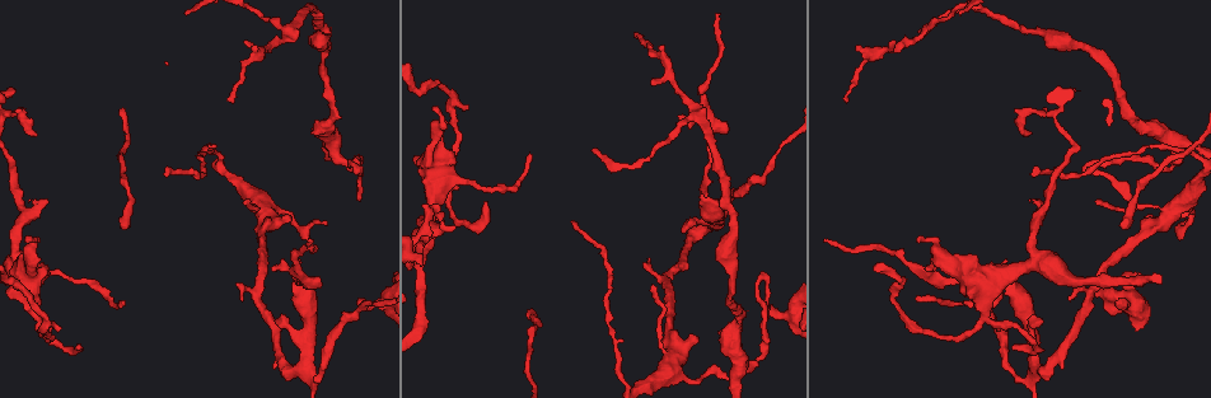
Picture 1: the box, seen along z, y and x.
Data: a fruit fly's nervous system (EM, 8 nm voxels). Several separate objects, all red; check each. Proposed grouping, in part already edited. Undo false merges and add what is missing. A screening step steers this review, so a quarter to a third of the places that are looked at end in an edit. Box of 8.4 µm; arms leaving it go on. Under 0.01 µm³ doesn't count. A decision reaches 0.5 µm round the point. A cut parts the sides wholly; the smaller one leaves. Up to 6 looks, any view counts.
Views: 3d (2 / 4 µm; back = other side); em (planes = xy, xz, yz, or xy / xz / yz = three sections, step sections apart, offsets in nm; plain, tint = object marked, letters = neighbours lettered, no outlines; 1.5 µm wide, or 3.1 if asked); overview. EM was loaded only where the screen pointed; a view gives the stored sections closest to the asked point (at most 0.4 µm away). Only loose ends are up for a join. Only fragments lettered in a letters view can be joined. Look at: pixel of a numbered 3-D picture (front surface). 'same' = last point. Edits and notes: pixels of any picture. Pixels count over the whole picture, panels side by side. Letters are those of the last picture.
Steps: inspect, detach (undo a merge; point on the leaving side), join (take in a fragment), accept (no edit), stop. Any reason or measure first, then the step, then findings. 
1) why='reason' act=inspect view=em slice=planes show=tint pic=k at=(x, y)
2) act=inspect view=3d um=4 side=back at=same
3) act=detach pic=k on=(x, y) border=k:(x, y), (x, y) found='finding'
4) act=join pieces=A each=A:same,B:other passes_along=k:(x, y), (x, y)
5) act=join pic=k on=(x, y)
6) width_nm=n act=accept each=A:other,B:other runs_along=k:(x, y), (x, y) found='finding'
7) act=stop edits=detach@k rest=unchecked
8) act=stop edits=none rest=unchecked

why='sudden change in width' act=inspect view=3d um=2 pic=1 at=(738, 365)

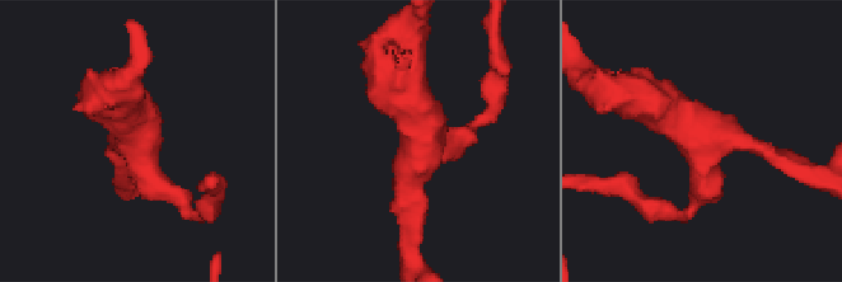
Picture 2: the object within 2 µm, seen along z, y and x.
arms=3 act=inspect view=em slice=planes show=letters pic=2 at=(427, 142)

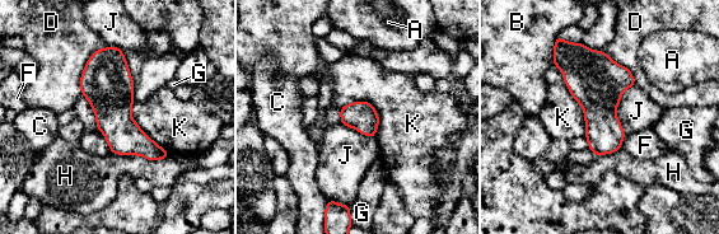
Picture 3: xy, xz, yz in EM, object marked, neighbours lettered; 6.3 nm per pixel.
longest_contact=K:500nm act=accept each=A:other,B:other,C:other,D:other,F:other,G:other,H:other,J:other,K:other border=3:(112, 45), (127, 65), (134, 101) found='continuous, no second neuron'

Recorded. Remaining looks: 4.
why='abrupt turn' act=inspect view=3d um=2 side=back pic=1 at=(300, 228)

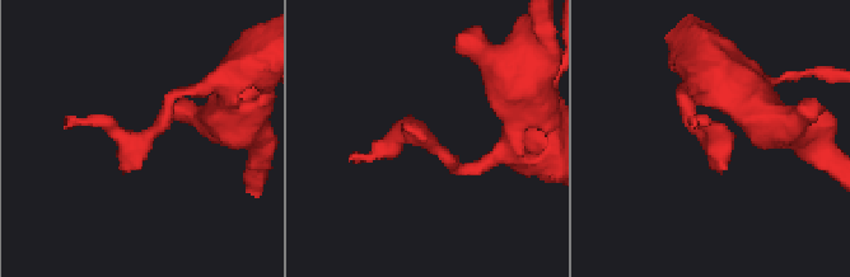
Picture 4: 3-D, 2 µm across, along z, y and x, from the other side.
act=inspect view=em slice=xz step=4 show=tint pic=4 at=(433, 142)

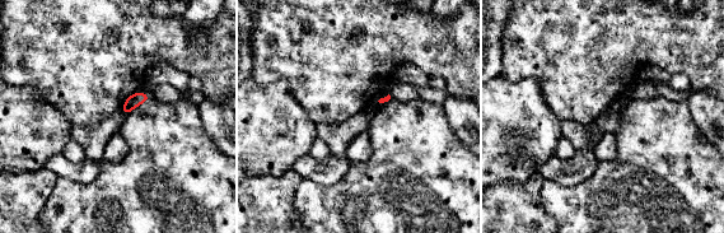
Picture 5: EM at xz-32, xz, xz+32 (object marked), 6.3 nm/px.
act=inspect view=em slice=planes show=letters at=same

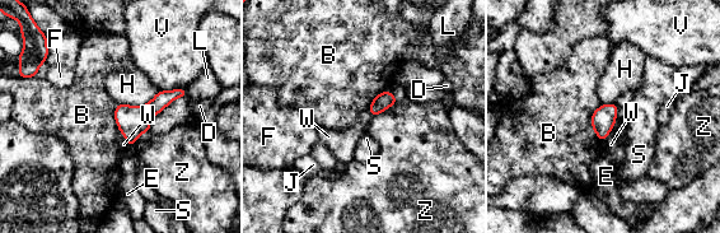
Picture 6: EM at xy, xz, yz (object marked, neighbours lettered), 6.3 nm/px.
act=accept each=B:other,D:other,E:other,F:other,H:other,J:other,L:other,S:other,V:other,W:other,Z:other border=6:(616, 121), (603, 143) found='continuous, no second neuron'

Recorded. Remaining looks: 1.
act=stop edits=none rest=unchecked

